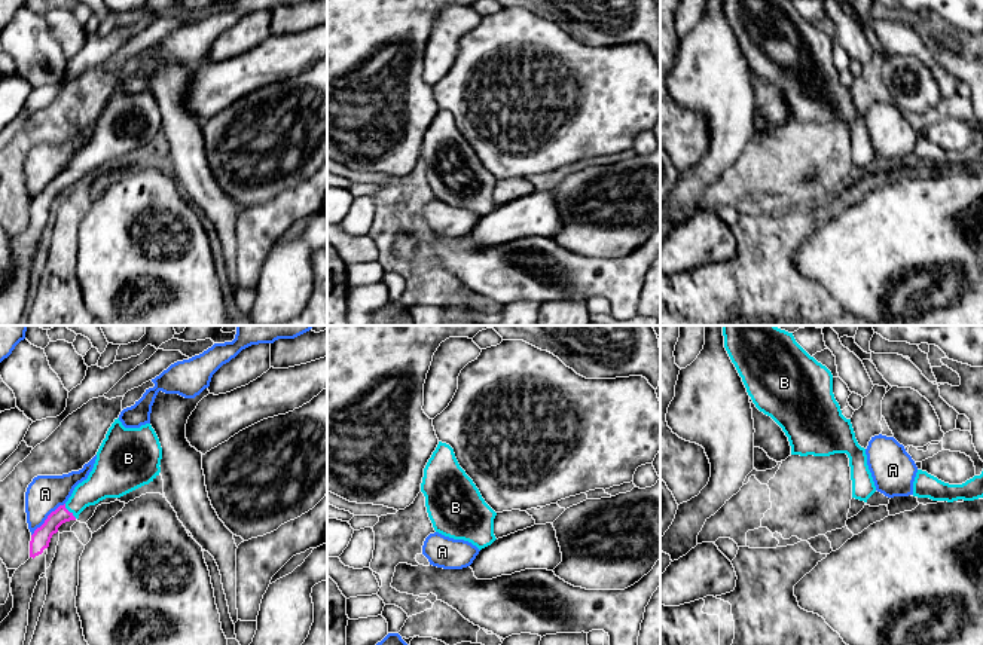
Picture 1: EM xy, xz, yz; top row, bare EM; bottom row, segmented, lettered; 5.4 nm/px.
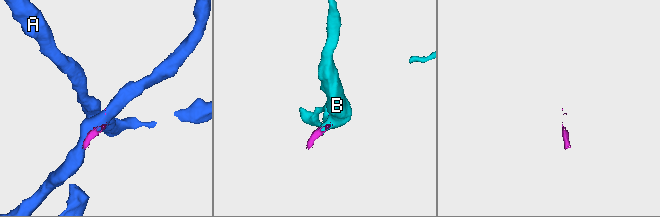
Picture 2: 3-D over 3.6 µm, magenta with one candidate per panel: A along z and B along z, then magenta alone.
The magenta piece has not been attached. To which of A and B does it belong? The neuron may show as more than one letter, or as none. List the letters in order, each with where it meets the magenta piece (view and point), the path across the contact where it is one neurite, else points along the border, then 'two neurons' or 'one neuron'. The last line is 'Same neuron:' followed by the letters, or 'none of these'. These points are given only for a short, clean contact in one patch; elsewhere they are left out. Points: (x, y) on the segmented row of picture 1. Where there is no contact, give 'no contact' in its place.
A: meets magenta in xy at (48, 517); border along xy (64, 503), (31, 535); two neurons
B: meets magenta in xy at (69, 511); one neuron
Same neuron: B

